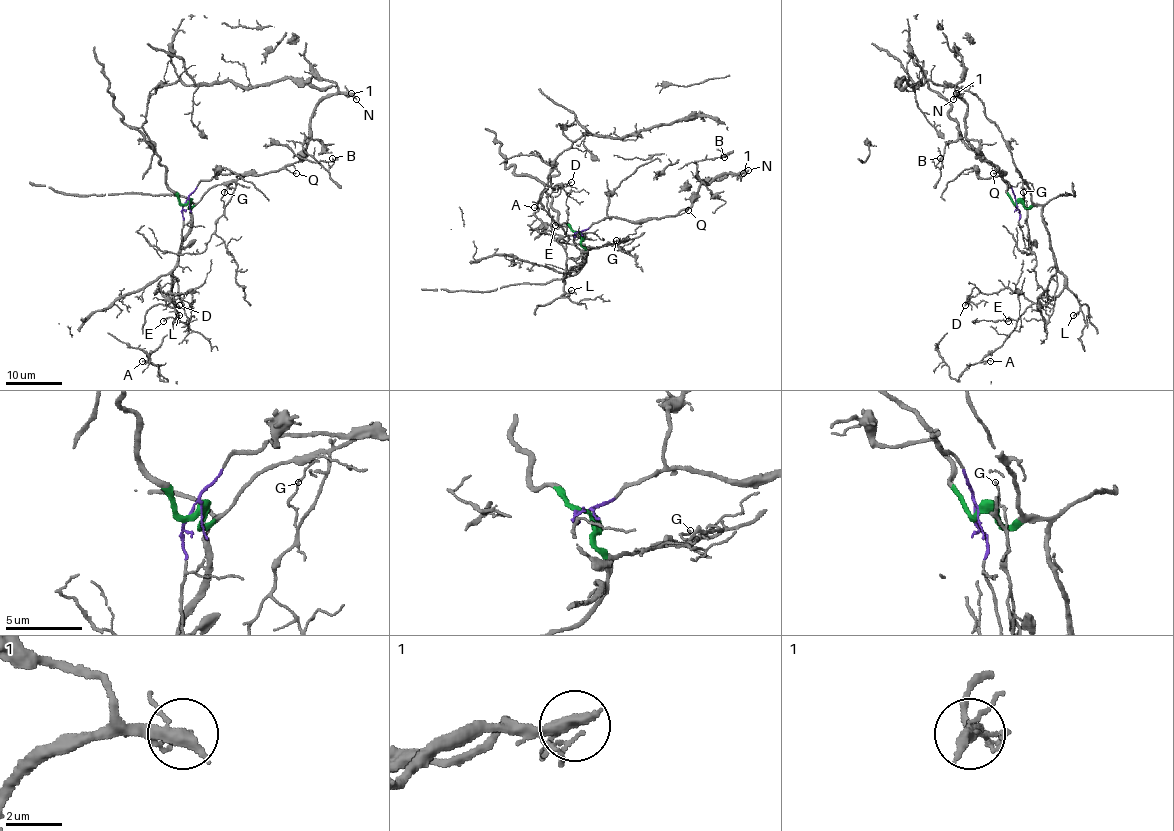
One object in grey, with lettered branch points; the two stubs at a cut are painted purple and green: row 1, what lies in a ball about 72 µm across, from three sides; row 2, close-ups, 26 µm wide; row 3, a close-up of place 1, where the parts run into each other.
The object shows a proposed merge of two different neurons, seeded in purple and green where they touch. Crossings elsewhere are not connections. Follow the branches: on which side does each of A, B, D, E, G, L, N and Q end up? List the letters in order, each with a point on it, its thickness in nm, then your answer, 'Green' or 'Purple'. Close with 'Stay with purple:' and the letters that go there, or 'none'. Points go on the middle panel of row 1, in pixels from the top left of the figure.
A: Place: (534, 207). Thickness 100 nm. Green
B: Place: (724, 157). Thickness 140 nm. Purple
D: Place: (571, 182). Thickness 100 nm. Green
E: Place: (555, 225). Thickness 80 nm. Green
G: Place: (616, 240). Thickness 120 nm. Green
L: Place: (571, 290). Thickness 110 nm. Green
N: Place: (748, 170). Thickness 220 nm. Purple
Q: Place: (688, 210). Thickness 120 nm. Purple
Stay with purple: B, N, Q

